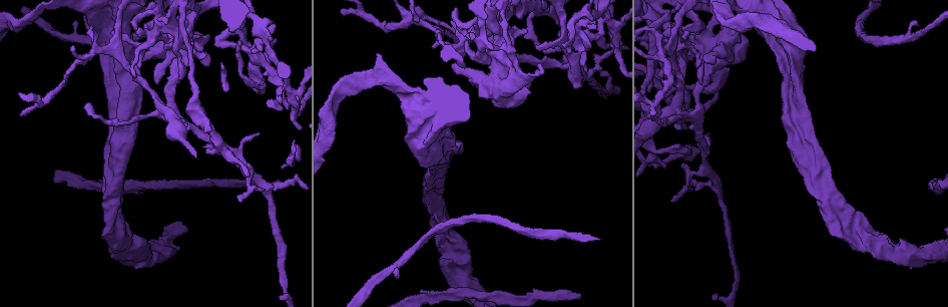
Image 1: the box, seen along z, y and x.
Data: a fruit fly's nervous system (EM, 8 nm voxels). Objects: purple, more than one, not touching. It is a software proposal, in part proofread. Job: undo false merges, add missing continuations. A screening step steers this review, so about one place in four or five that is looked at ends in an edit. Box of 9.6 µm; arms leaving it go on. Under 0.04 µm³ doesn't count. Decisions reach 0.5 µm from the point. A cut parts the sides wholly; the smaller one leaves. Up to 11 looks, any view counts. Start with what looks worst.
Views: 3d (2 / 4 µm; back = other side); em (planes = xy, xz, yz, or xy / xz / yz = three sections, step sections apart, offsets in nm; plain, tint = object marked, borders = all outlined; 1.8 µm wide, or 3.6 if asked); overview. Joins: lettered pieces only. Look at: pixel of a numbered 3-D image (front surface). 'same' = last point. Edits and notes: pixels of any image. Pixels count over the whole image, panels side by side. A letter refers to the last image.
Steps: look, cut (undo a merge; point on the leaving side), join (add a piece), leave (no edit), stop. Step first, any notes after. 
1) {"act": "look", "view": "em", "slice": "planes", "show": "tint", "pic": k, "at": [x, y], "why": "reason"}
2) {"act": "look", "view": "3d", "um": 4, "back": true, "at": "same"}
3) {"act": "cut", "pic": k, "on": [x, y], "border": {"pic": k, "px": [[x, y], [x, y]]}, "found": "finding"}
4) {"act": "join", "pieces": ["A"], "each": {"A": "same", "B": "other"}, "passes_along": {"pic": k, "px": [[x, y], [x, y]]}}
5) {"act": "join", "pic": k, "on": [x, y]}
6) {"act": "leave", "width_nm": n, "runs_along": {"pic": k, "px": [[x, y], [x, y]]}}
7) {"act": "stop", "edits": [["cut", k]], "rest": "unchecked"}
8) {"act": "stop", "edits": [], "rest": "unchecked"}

{"act": "look", "view": "3d", "um": 4, "pic": 1, "at": [615, 23]}

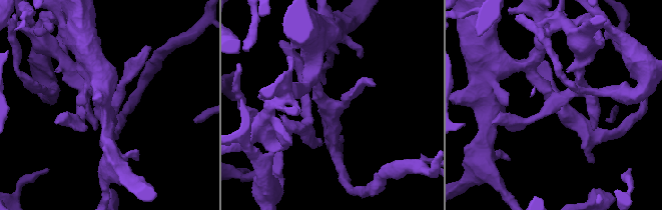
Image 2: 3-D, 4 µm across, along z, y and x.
{"act": "look", "view": "em", "slice": "planes", "show": "borders", "pic": 2, "at": [326, 107], "arms": 3, "arm_widths_nm": [170, 190, 220], "why": "now the EM"}

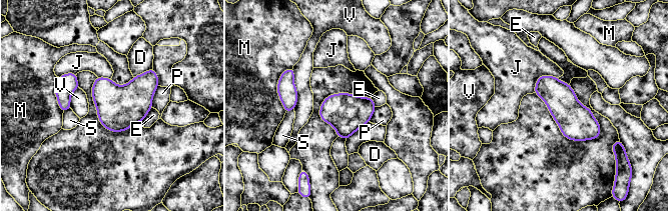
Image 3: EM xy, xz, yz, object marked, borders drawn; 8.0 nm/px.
{"act": "leave", "each": {"D": "other", "E": "other", "J": "other", "M": "other", "P": "other", "S": "other", "V": "other"}, "border": {"pic": 3, "px": [[292, 68], [296, 90], [294, 109]]}, "found": "one neuron here"}

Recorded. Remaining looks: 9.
{"act": "look", "view": "3d", "um": 4, "pic": 1, "at": [244, 40], "why": "three-way junction"}

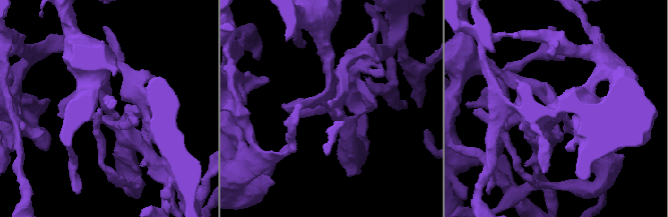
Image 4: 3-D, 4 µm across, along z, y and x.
{"act": "look", "view": "em", "slice": "planes", "show": "tint", "pic": 4, "at": [105, 109]}

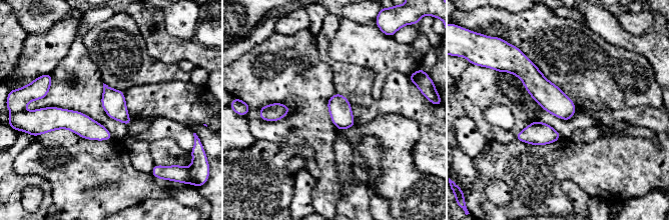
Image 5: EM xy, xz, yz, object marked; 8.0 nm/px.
{"act": "look", "view": "em", "slice": "planes", "show": "borders", "at": "same", "why": "see the neighbours"}

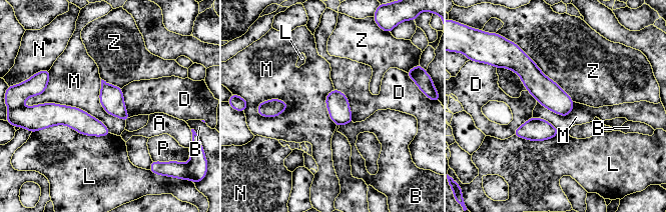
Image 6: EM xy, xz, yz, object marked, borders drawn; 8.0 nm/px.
{"act": "leave", "each": {"A": "other", "B": "other", "D": "other", "L": "other", "M": "other", "N": "other", "P": "other", "Z": "other"}, "border": {"pic": 6, "px": [[39, 103], [81, 108], [111, 133]]}, "found": "continuous, no second neuron"}

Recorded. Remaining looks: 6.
{"act": "look", "view": "3d", "um": 4, "pic": 1, "at": [727, 49]}

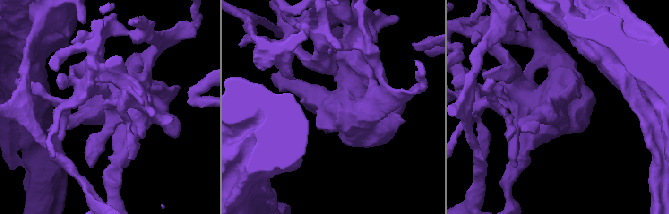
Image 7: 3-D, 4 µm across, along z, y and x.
{"act": "look", "view": "em", "um": 3.6, "slice": "xy", "step": 8, "show": "tint", "pic": 7, "at": [344, 102], "why": "need the tissue"}

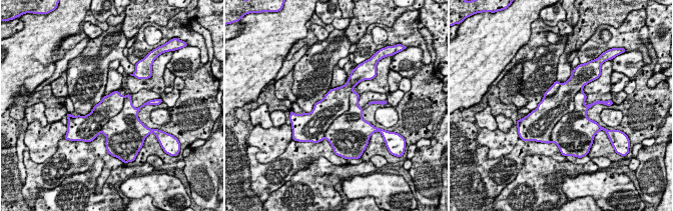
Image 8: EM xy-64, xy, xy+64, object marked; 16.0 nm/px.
{"act": "look", "view": "em", "um": 3.6, "slice": "planes", "show": "borders", "at": "same", "why": "cut it another way"}

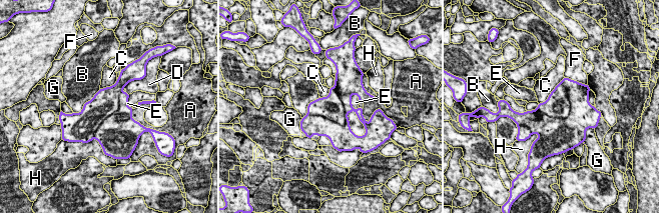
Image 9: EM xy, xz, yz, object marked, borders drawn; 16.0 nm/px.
{"act": "cut", "pic": 9, "on": [581, 111], "each": {"A": "other", "B": "other", "C": "other", "D": "other", "E": "other", "F": "other", "G": "other", "H": "other"}, "border": {"pic": 9, "px": [[561, 83], [569, 101], [564, 119]]}, "found": "two neurons meet here"}

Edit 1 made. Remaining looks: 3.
{"act": "look", "view": "overview"}

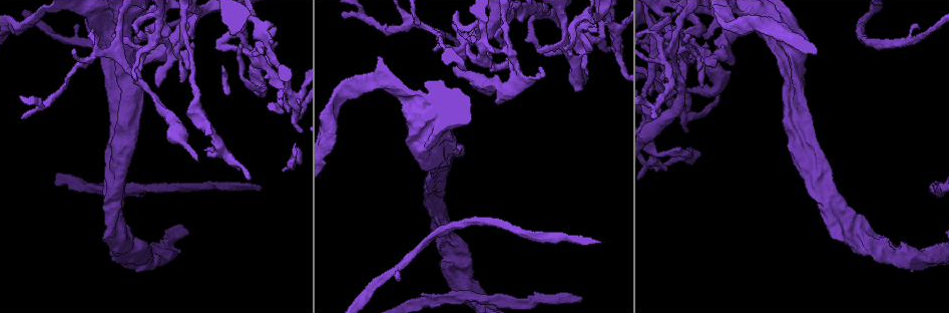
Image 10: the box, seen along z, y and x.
{"act": "look", "view": "em", "slice": "planes", "show": "borders", "pic": 10, "at": [444, 137], "why": "touches itself"}

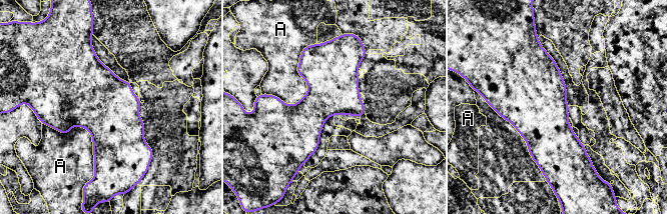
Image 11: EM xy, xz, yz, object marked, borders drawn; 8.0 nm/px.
{"act": "leave", "each": {"A": "other"}, "border": {"pic": 11, "px": [[316, 43], [267, 95]]}, "found": "all the same neuron"}

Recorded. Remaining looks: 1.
{"act": "stop", "edits": [["cut", 9]], "rest": "unchecked"}

